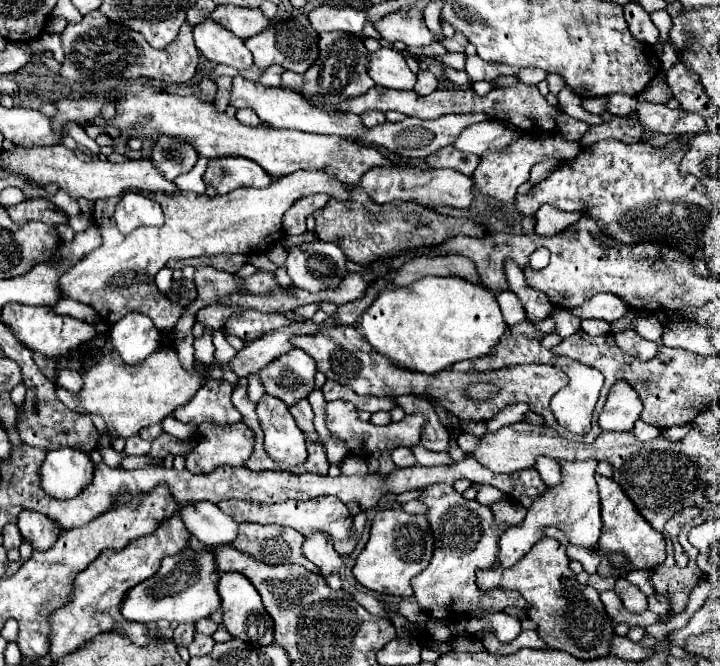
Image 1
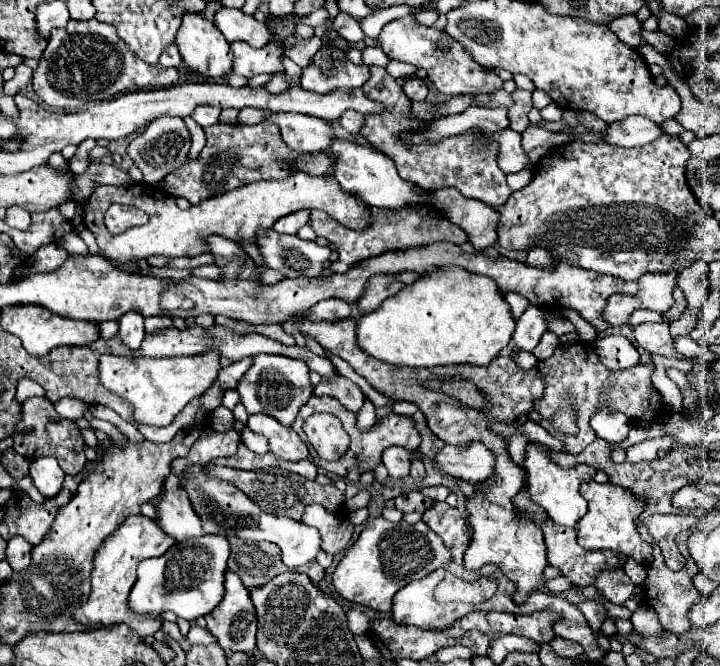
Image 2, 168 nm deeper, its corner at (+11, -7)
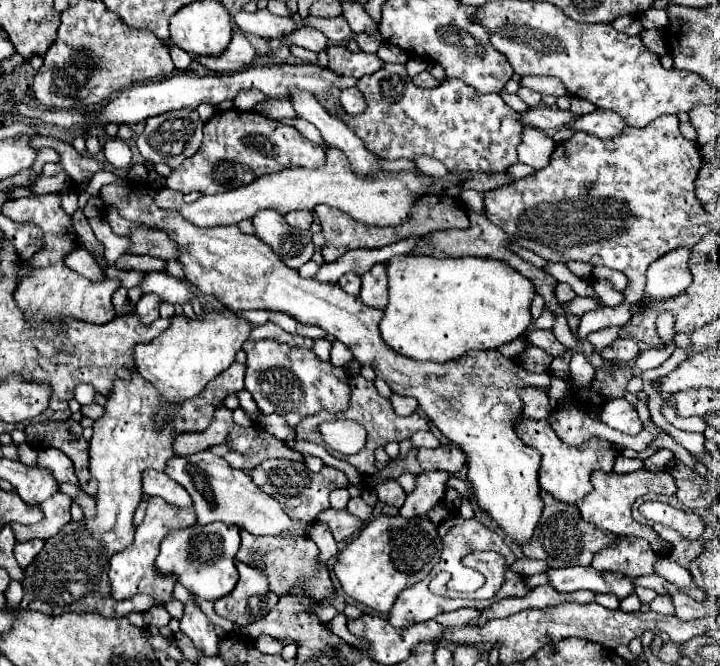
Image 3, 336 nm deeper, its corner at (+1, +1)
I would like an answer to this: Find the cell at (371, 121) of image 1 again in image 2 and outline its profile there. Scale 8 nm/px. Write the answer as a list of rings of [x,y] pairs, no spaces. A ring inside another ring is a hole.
[[[345,111],[345,115],[341,115],[339,119],[341,127],[345,127],[349,133],[353,135],[359,135],[359,131],[363,129],[363,123],[365,123],[365,117],[357,111]]]

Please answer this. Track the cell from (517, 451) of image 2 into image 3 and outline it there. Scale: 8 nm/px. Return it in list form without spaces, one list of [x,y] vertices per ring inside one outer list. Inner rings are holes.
[[[521,389],[519,391],[523,405],[523,415],[533,417],[533,419],[541,419],[541,417],[549,417],[551,405],[549,405],[549,397],[545,389]]]

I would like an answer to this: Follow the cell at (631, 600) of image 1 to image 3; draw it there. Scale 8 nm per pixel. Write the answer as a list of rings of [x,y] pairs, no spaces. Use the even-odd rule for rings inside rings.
[[[617,537],[615,545],[601,549],[593,557],[591,565],[599,571],[615,571],[635,579],[641,575],[651,575],[653,563],[655,563],[655,553],[645,539]]]

